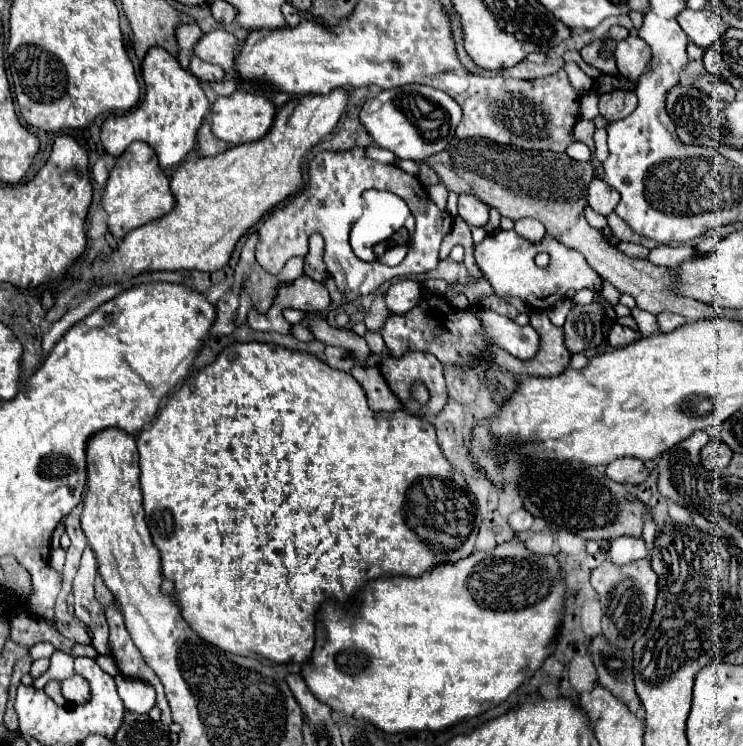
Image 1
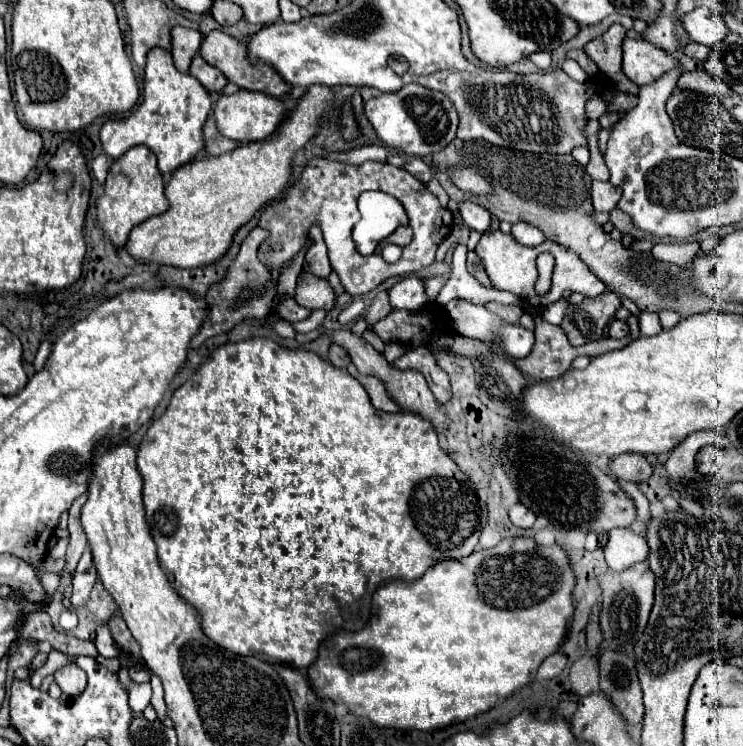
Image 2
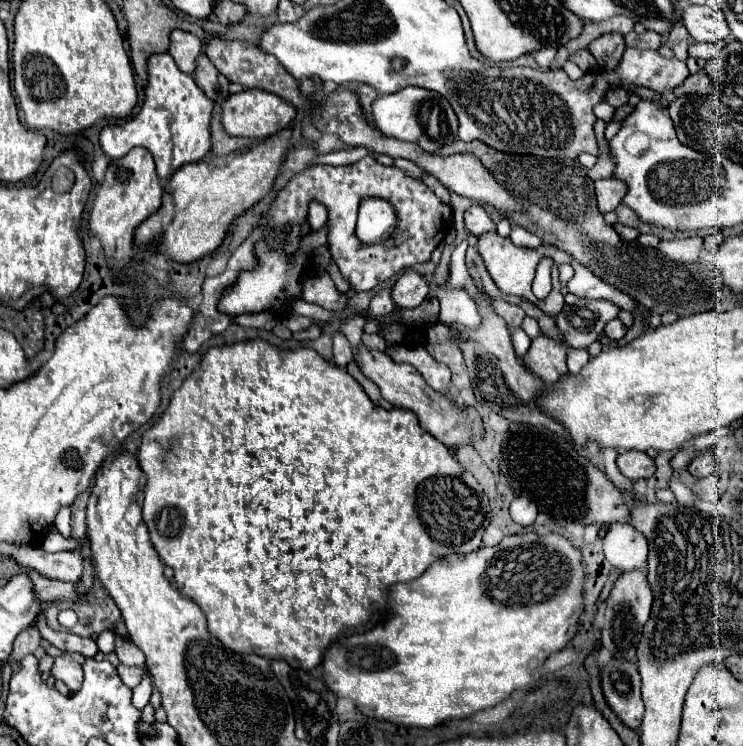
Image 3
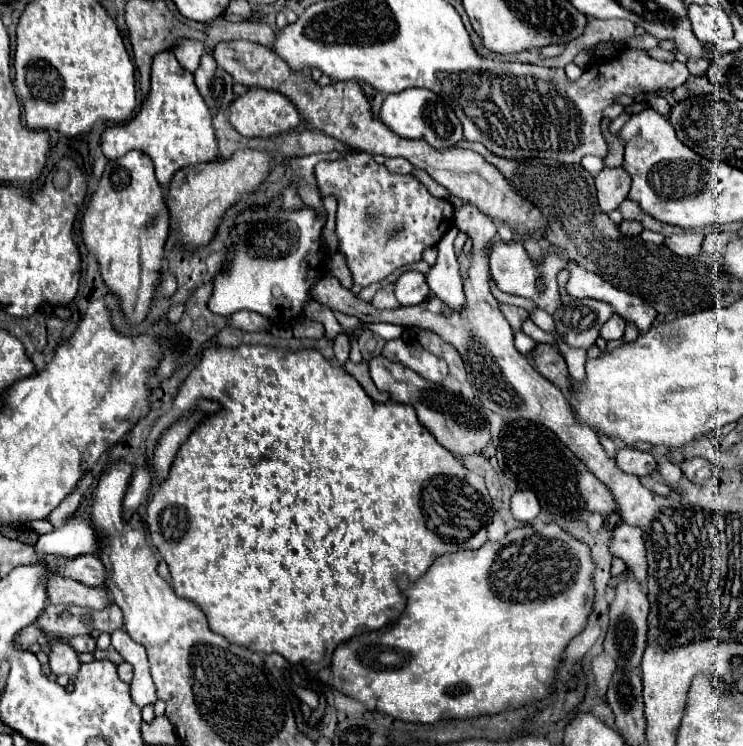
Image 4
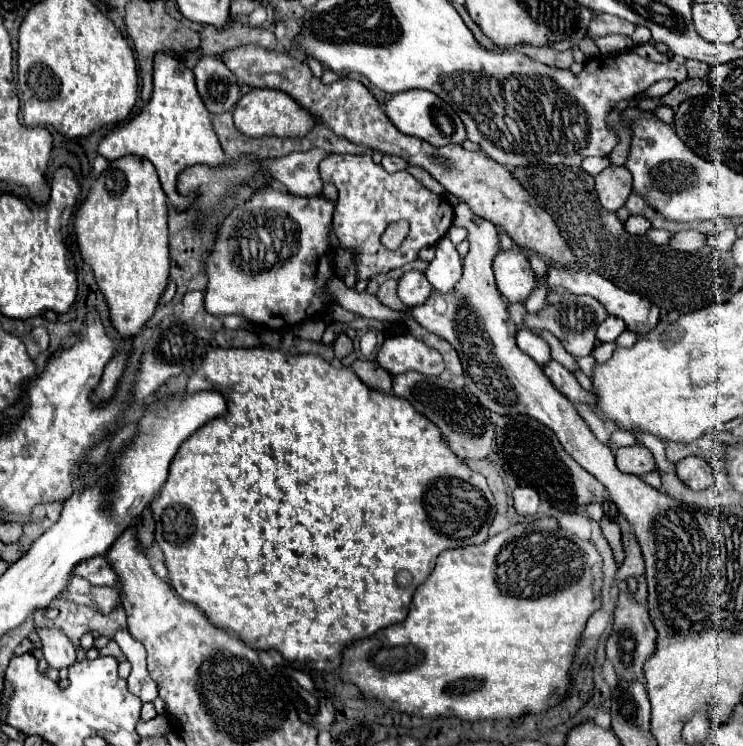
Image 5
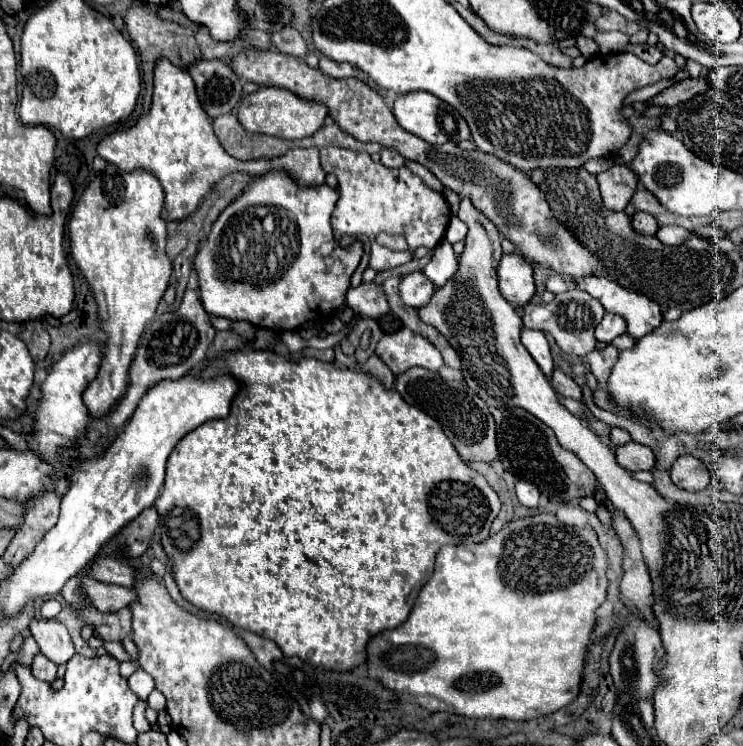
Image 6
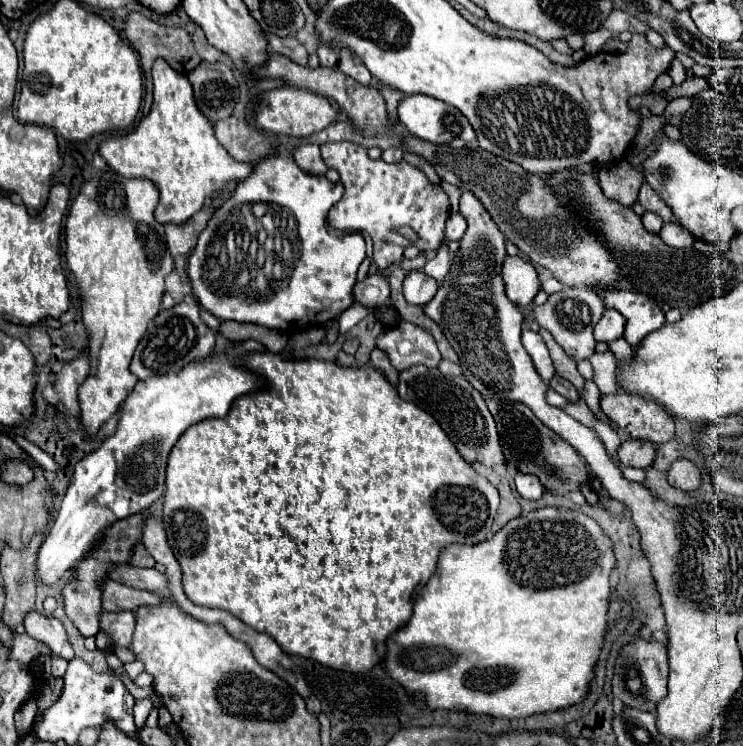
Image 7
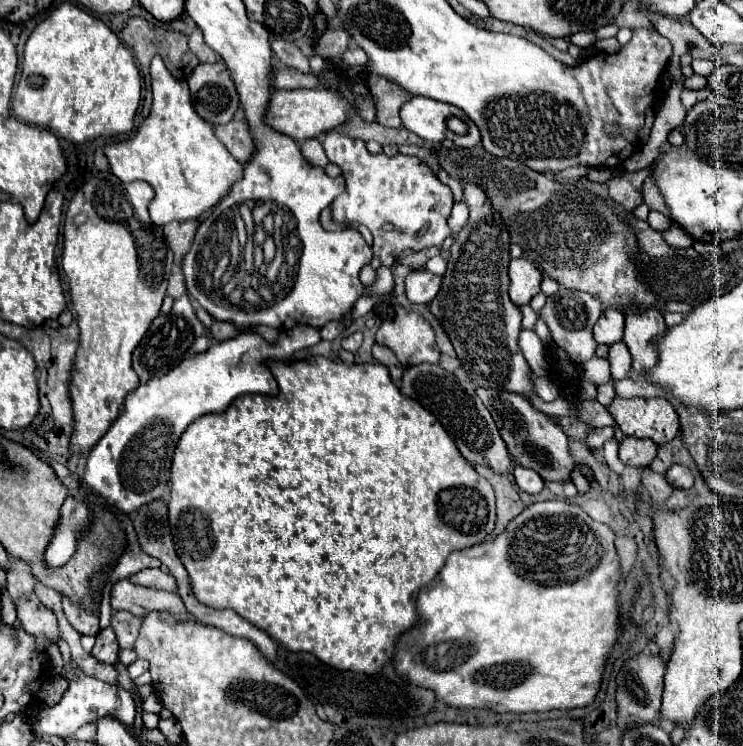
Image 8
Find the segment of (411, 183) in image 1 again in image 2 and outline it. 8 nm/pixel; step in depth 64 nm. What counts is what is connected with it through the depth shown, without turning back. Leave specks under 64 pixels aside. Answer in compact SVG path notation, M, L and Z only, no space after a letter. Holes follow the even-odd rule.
M318 156L308 162L308 166L302 172L302 178L294 182L294 186L290 186L280 200L274 200L264 208L258 226L266 228L270 234L258 248L260 262L268 270L282 268L286 260L296 256L306 246L308 232L314 224L318 224L324 232L332 270L338 274L346 292L350 296L358 296L374 290L378 284L392 276L406 276L434 264L436 248L442 242L442 238L450 234L454 226L454 216L448 208L440 206L440 202L426 188L426 184L422 184L418 178L414 178L410 172L402 168L382 162L362 162L358 166L352 166L346 162L334 162L324 156ZM364 190L382 190L386 194L392 194L404 204L408 212L414 236L412 242L404 246L402 258L396 264L386 264L380 254L372 254L368 258L360 256L354 248L350 232L360 218L356 200Z

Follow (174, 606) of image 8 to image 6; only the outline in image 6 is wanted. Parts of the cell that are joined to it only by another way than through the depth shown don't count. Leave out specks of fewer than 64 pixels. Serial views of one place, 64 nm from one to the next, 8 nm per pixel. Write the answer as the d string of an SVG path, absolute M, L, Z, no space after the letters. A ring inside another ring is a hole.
M84 576L84 592L88 592L88 600L92 600L92 606L100 612L118 612L136 598L130 588L102 584L88 576Z

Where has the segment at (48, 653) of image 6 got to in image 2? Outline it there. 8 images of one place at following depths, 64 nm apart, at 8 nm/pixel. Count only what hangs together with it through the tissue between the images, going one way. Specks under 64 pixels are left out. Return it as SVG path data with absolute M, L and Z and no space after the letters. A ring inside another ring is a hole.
M70 664L68 668L56 672L54 678L56 678L56 684L60 686L60 690L70 698L80 696L80 692L84 692L84 688L86 688L86 676L76 664Z

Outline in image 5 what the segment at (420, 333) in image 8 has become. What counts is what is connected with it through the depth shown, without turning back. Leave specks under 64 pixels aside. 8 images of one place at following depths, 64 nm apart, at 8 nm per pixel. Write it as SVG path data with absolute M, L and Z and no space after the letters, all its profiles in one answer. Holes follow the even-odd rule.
M410 334L386 338L376 358L384 370L394 374L416 370L426 376L440 376L446 368L440 352L414 340Z

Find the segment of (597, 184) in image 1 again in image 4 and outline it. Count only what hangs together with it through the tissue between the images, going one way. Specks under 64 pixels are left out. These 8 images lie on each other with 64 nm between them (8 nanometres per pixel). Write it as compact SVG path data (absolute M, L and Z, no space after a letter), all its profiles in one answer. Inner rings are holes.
M604 168L596 176L596 192L602 212L616 210L630 192L630 178L624 168Z

